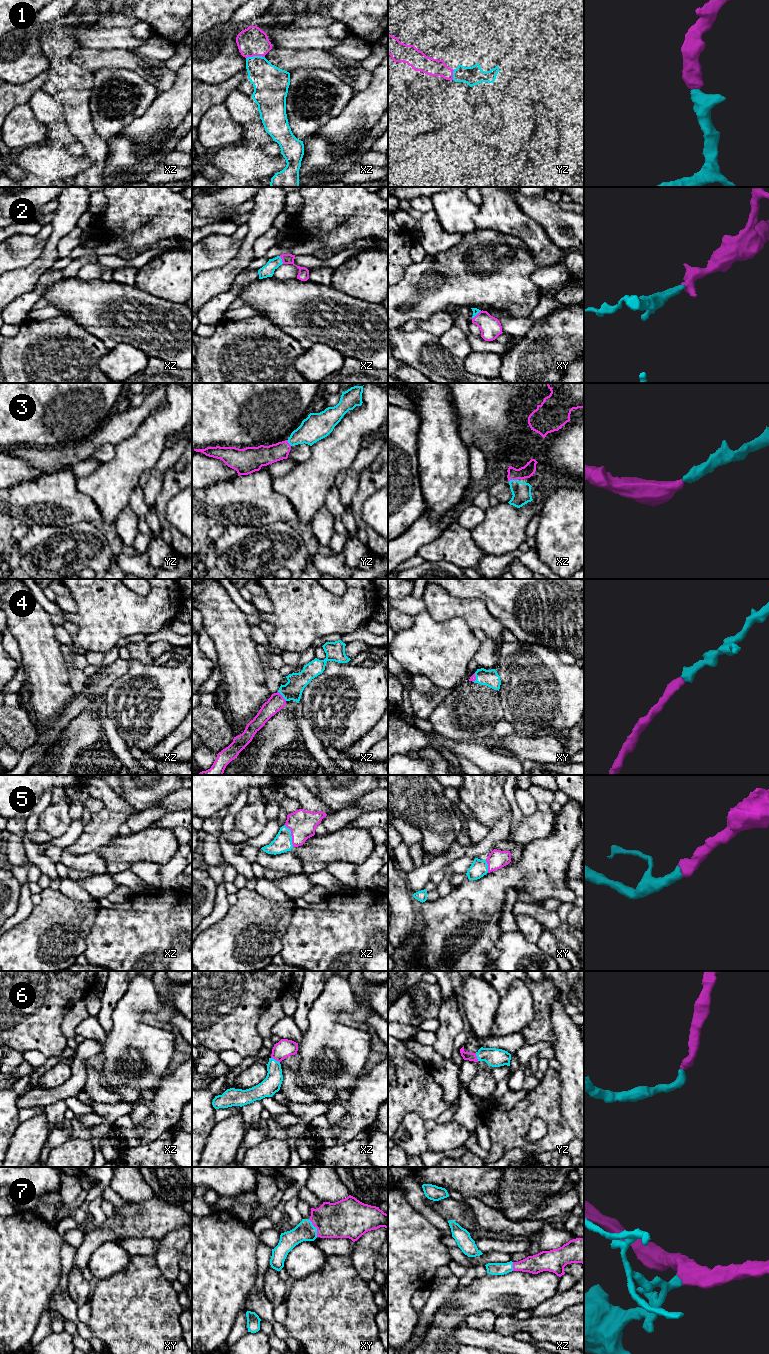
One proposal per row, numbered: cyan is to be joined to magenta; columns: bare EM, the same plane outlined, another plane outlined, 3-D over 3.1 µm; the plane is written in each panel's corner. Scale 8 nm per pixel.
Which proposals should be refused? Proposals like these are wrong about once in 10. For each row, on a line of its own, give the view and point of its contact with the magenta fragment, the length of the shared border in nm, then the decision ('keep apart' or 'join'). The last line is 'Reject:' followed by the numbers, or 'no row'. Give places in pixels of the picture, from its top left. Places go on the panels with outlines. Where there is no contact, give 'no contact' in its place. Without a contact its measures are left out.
1: xz (255, 55) | 150 nm | join
2: xz (282, 260) | 70 nm | join
3: xz (513, 479) | 70 nm | join
4: xz (282, 696) | 100 nm | join
5: xz (291, 835) | 190 nm | join
6: xz (275, 1059) | 80 nm | join
7: xy (316, 1227) | 160 nm | join
Reject: no row

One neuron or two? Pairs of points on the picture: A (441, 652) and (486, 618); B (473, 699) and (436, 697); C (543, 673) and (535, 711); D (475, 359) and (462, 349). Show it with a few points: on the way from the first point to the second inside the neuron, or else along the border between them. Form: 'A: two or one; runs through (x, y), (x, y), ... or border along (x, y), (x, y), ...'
A: two; border along (449, 620), (461, 618), (473, 631)
B: two; border along (449, 691), (429, 715)
C: one; runs through (537, 682), (535, 702)
D: two; border along (471, 350), (462, 359)

